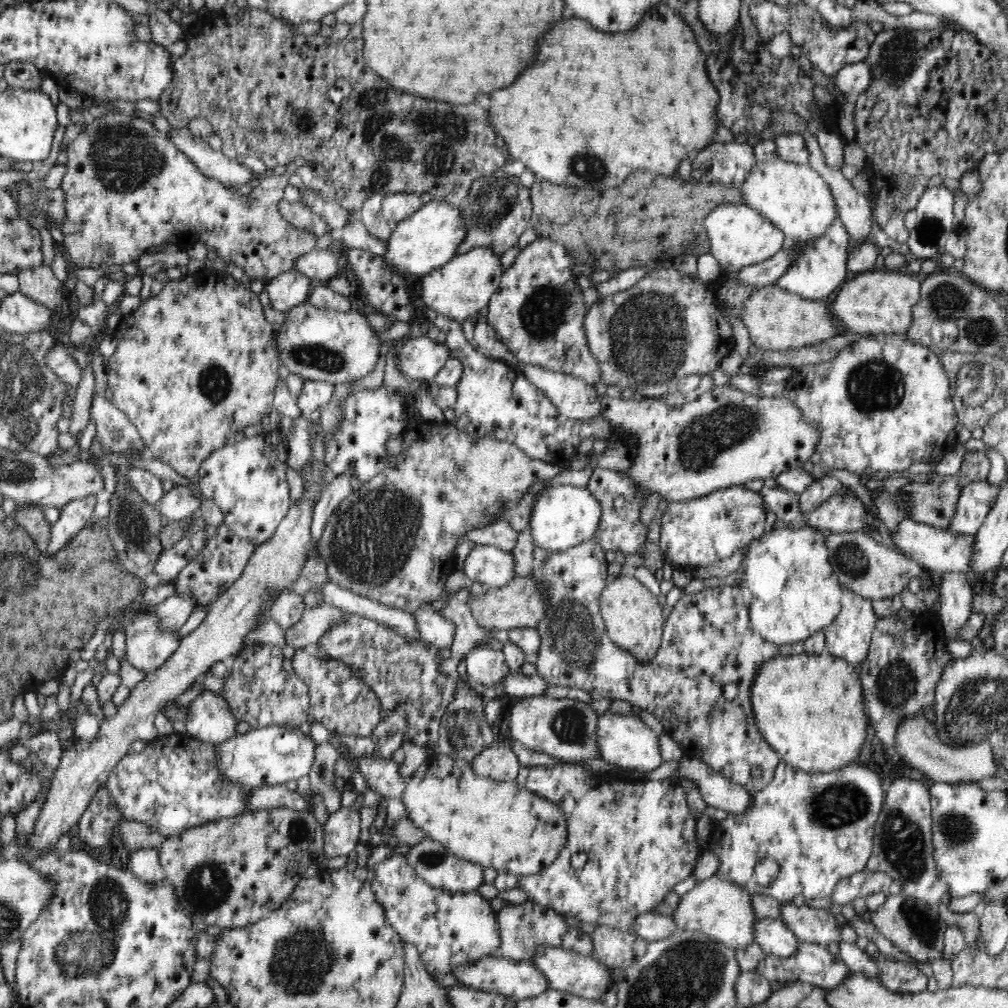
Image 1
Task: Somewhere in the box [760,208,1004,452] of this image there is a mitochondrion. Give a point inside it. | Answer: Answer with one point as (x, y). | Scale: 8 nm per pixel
(948, 305)

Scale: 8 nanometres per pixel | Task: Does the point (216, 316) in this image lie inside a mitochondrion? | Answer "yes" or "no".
no

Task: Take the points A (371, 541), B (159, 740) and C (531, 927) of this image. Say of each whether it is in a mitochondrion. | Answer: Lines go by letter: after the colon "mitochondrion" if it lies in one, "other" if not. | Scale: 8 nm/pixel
A: mitochondrion
B: other
C: mitochondrion

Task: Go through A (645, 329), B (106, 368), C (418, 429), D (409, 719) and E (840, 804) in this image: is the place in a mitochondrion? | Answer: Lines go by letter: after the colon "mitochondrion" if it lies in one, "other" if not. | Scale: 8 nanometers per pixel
A: mitochondrion
B: other
C: other
D: other
E: mitochondrion

